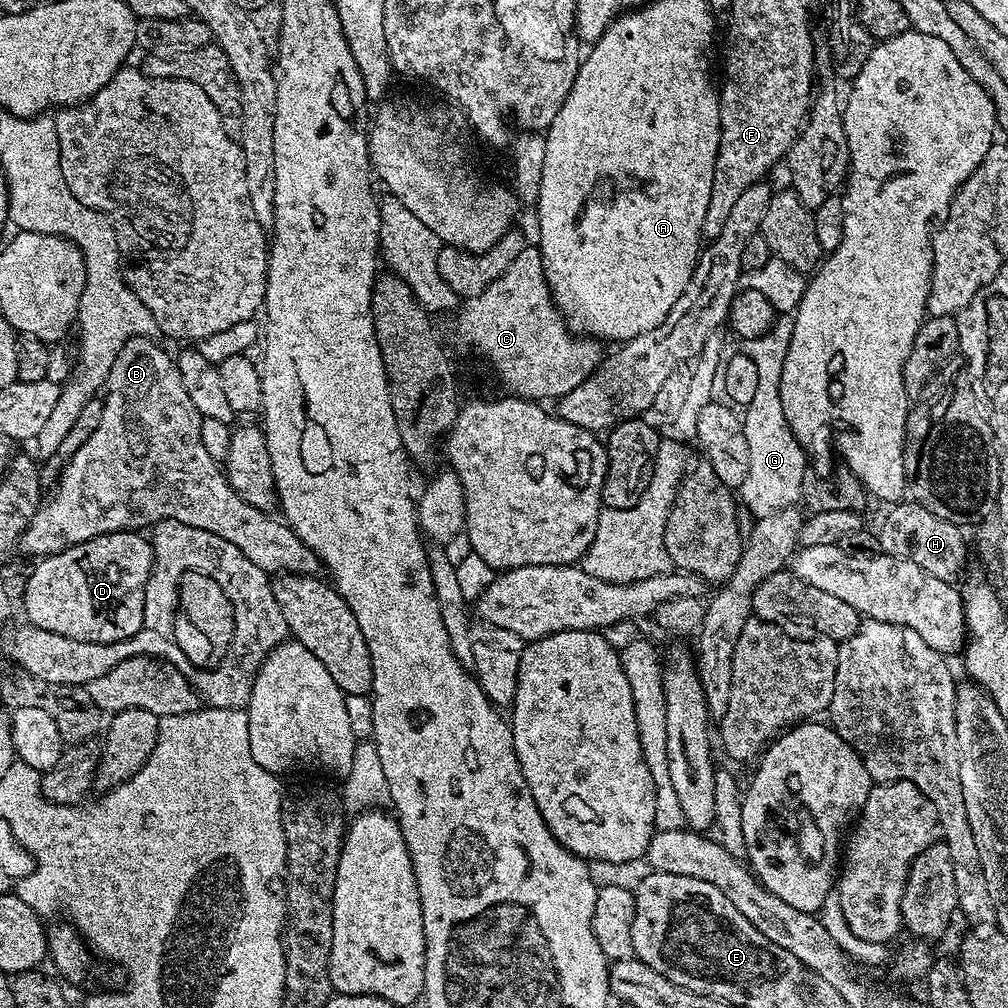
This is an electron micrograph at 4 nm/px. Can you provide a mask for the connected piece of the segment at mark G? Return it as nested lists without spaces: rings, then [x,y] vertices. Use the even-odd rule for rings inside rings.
[[[764,338],[753,339],[747,345],[746,351],[758,368],[758,388],[742,412],[746,446],[750,450],[750,466],[738,489],[738,500],[743,507],[744,504],[748,507],[749,514],[756,520],[766,518],[783,508],[793,507],[800,500],[802,478],[806,471],[804,448],[794,438],[786,416],[782,414],[780,375],[784,357],[768,348],[766,341]]]

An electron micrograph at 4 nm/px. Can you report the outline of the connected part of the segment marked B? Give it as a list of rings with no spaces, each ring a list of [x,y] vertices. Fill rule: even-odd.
[[[132,336],[117,350],[108,382],[102,389],[102,418],[90,438],[78,446],[71,460],[64,465],[64,471],[54,484],[56,493],[37,508],[32,524],[24,531],[22,552],[35,558],[53,556],[69,544],[81,544],[107,532],[131,529],[135,520],[175,519],[195,528],[210,530],[210,534],[218,534],[226,538],[226,542],[234,542],[234,546],[238,546],[254,566],[266,573],[319,573],[322,568],[319,558],[298,538],[298,534],[294,534],[292,527],[241,498],[232,488],[225,469],[210,458],[206,446],[202,446],[202,417],[194,402],[190,402],[186,386],[182,386],[182,374],[178,374],[175,359],[154,341],[147,336]]]

